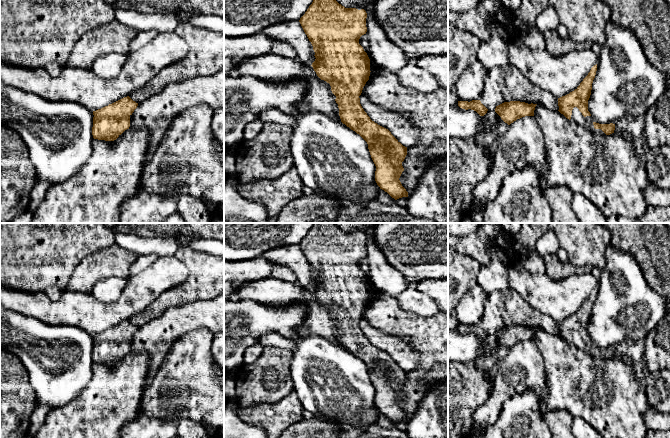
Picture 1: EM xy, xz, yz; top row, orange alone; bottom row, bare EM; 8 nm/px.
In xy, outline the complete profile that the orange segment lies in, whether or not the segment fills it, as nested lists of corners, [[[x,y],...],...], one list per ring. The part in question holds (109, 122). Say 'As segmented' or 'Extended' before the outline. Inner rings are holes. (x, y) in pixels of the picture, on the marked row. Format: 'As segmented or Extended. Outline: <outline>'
As segmented. Outline: [[[129,96],[93,111],[92,135],[94,139],[114,141],[130,127],[130,116],[138,103]]]

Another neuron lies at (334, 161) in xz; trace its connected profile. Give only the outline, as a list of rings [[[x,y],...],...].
[[[320,111],[298,115],[290,140],[294,167],[303,182],[314,193],[337,201],[367,203],[375,200],[380,187],[375,181],[376,166],[367,142],[345,124]]]

